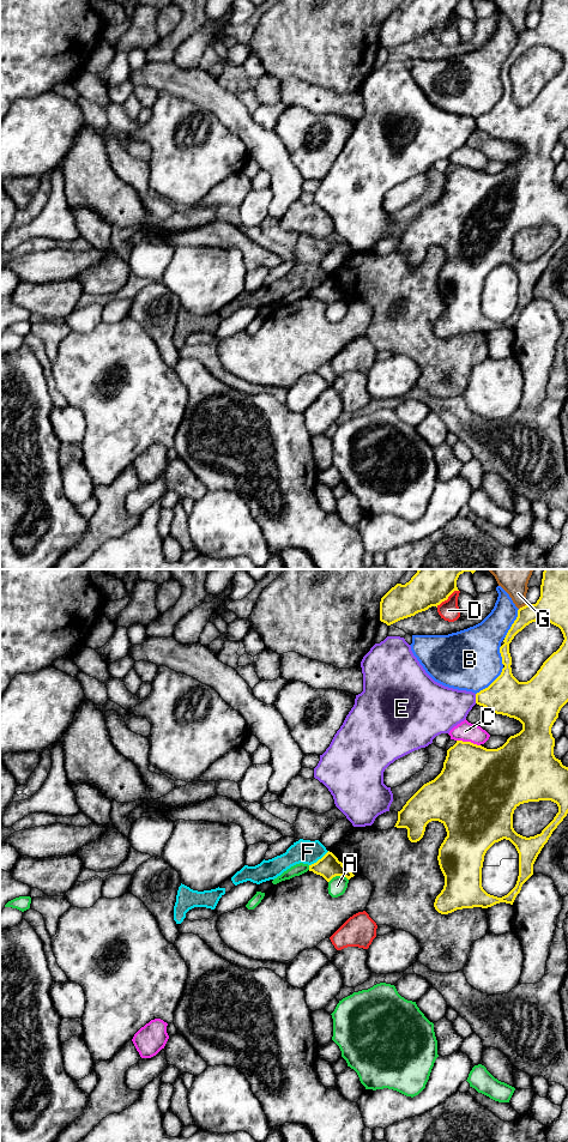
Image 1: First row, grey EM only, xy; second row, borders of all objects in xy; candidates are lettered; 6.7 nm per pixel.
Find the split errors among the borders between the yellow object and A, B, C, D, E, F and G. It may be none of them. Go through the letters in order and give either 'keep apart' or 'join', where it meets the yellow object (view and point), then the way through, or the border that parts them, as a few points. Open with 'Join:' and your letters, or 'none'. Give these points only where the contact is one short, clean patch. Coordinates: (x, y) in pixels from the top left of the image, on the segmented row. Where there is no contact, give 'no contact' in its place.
Join: none
A: keep apart; meets yellow in xy at (338, 875)
B: keep apart; meets yellow in xy at (491, 683)
C: keep apart; meets yellow in xy at (469, 742)
D: keep apart; meets yellow in xy at (447, 598)
E: keep apart; meets yellow in xy at (476, 699)
F: keep apart; meets yellow in xy at (319, 859); border along xy (328, 851), (309, 865)
G: keep apart; meets yellow in xy at (523, 606)

